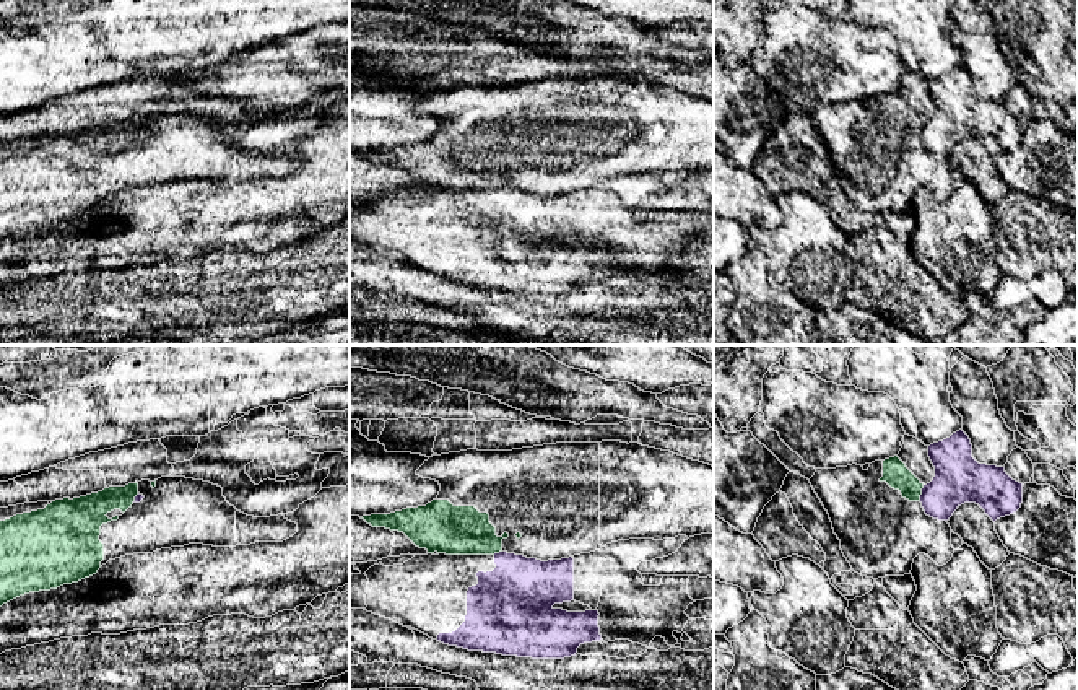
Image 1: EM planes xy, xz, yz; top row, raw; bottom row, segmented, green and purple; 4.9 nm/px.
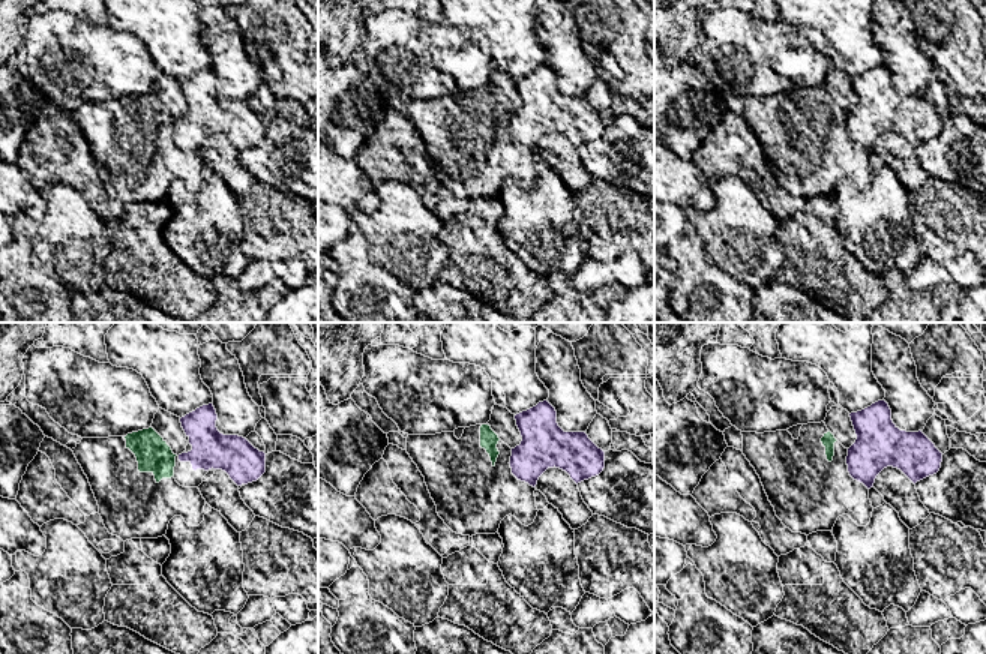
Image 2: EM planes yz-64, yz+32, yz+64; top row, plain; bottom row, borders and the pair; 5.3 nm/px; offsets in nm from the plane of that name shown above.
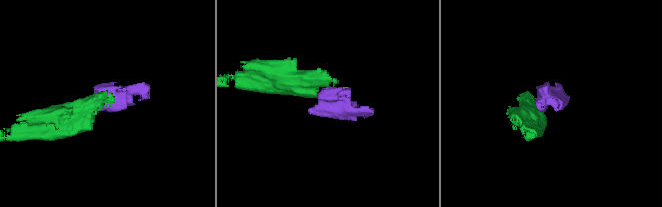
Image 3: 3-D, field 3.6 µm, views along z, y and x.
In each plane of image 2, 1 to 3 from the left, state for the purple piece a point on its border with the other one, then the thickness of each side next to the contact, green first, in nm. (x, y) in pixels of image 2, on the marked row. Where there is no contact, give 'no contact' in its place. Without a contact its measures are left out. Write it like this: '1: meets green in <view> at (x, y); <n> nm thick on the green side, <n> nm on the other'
1: no contact
2: no contact
3: no contact

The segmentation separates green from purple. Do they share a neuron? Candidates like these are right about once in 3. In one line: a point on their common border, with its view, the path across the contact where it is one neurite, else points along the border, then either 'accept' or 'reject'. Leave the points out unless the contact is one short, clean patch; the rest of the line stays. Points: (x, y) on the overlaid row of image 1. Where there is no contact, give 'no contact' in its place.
yz (921, 493) | along yz (924, 485), (919, 500) | reject

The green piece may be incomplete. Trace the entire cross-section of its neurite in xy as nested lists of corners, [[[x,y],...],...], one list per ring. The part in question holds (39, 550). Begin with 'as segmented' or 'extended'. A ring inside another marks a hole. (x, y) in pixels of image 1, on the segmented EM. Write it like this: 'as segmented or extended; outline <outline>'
extended; outline [[[161,477],[125,487],[106,487],[102,491],[80,498],[55,500],[44,509],[16,514],[0,521],[0,607],[20,596],[57,589],[98,573],[109,560],[133,553],[153,553],[161,548],[203,544],[213,547],[250,545],[255,542],[283,542],[298,532],[298,524],[283,514],[254,518],[237,511],[223,496],[223,488],[203,480]]]

